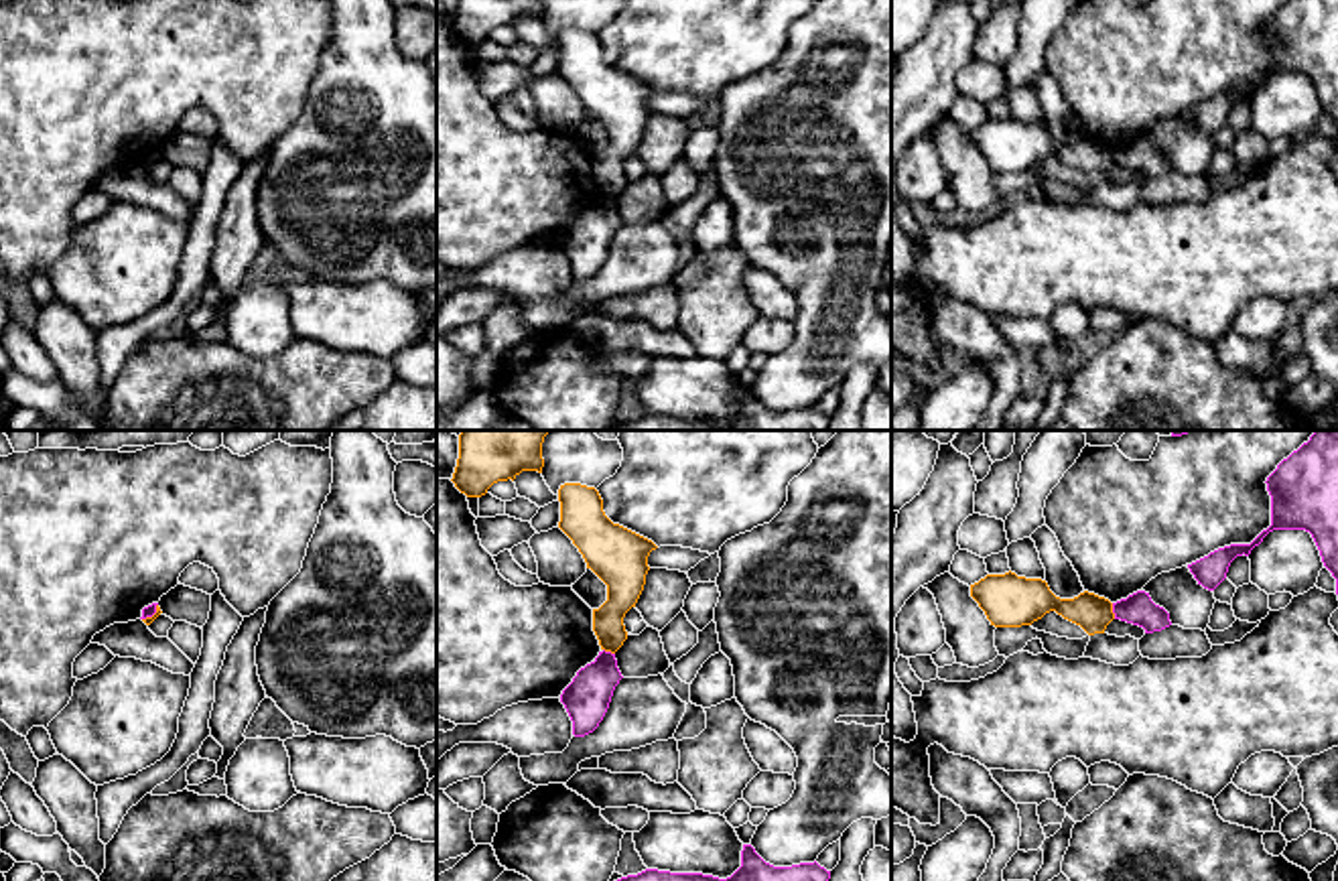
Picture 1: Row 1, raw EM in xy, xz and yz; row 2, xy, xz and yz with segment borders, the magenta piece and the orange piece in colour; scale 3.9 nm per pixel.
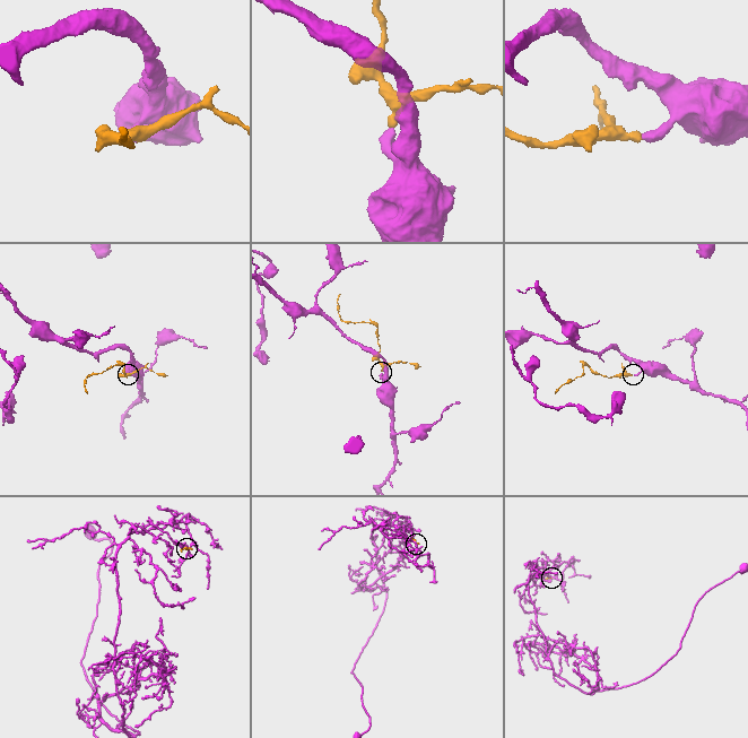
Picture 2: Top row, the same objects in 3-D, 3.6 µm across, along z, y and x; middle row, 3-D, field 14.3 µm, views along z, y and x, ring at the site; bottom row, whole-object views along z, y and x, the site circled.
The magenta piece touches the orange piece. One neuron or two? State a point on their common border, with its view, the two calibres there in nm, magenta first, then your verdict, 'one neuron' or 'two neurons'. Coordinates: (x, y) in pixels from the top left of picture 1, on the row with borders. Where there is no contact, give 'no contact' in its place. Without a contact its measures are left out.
yz (1113, 612) | 120/150 nm | two neurons

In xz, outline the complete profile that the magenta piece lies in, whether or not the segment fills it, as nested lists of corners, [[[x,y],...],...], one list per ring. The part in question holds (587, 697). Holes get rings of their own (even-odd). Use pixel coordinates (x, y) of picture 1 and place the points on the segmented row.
[[[605,650],[577,672],[560,694],[560,702],[573,721],[575,737],[585,737],[599,727],[621,678],[615,654]]]

